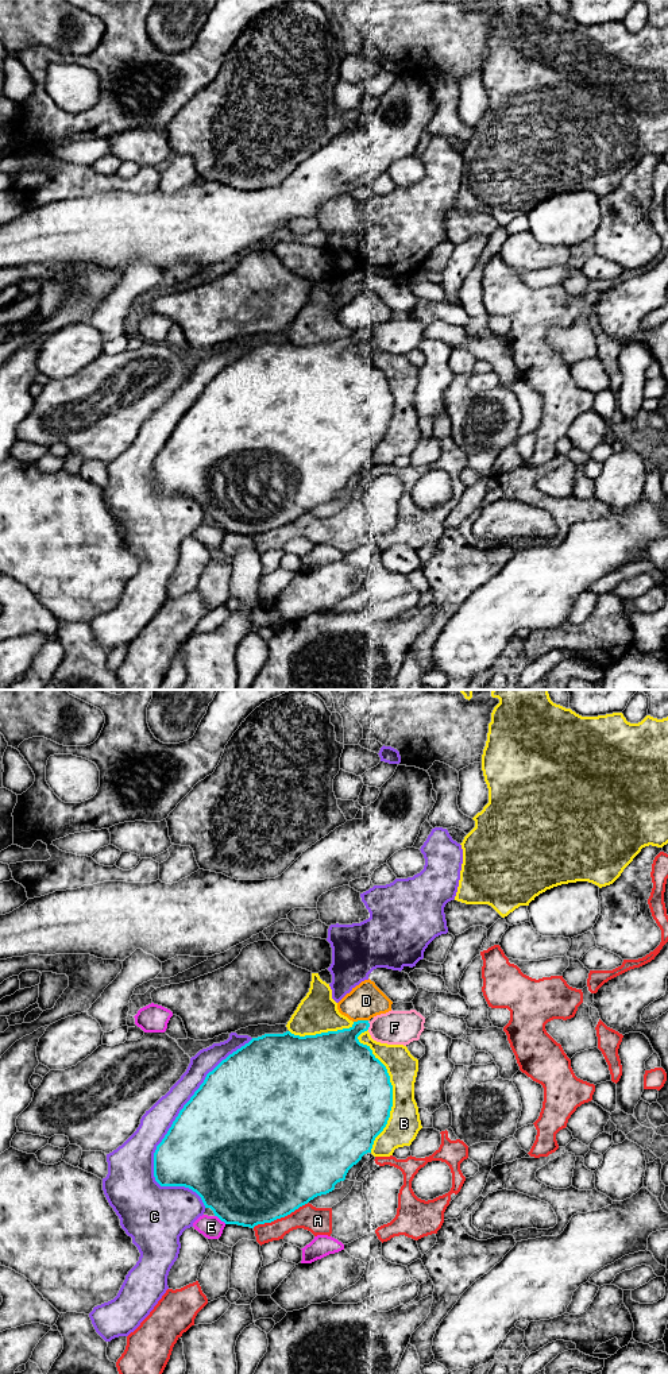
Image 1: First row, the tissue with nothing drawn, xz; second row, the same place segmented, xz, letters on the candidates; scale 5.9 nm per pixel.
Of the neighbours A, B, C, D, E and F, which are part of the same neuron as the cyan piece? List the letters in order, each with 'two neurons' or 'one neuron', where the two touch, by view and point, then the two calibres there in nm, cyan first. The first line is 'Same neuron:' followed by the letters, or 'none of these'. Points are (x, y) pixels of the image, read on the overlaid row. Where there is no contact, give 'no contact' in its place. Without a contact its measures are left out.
Same neuron: none of these
A: two neurons; contact xz (280, 1218); calibres 500 and 160 nm
B: two neurons; contact xz (392, 1088); calibres 500 and 190 nm
C: two neurons; contact xz (168, 1131); calibres 500 and 220 nm
D: two neurons; contact xz (360, 1021); calibres 300 and 220 nm
E: two neurons; contact xz (220, 1219); calibres 480 and 140 nm
F: two neurons; contact xz (369, 1026); calibres 300 and 200 nm

